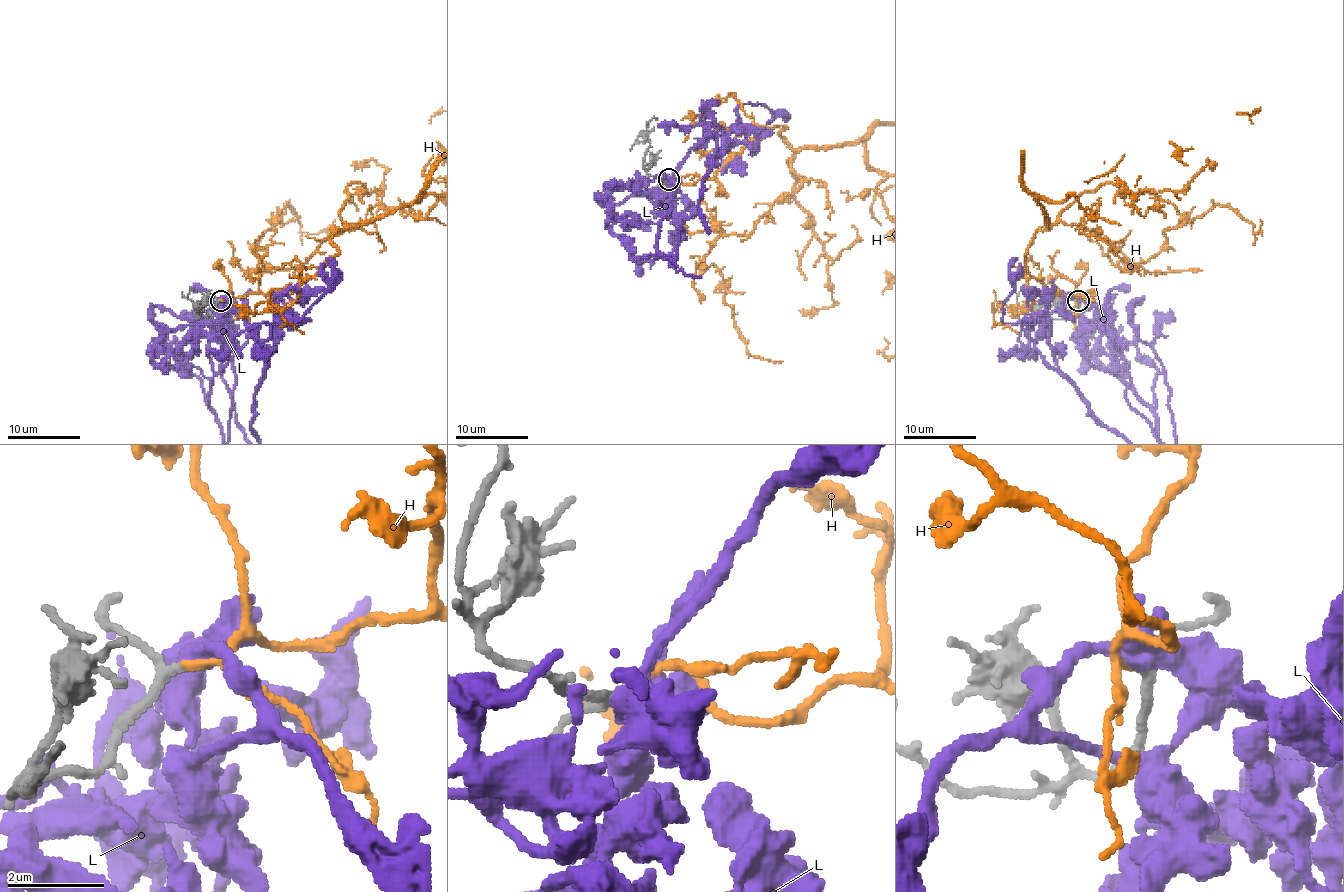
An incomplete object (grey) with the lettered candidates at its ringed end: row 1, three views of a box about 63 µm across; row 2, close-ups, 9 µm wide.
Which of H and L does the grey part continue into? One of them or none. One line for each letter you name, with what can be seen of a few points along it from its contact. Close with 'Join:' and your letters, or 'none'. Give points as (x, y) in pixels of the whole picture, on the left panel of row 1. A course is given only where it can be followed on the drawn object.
Join: H

